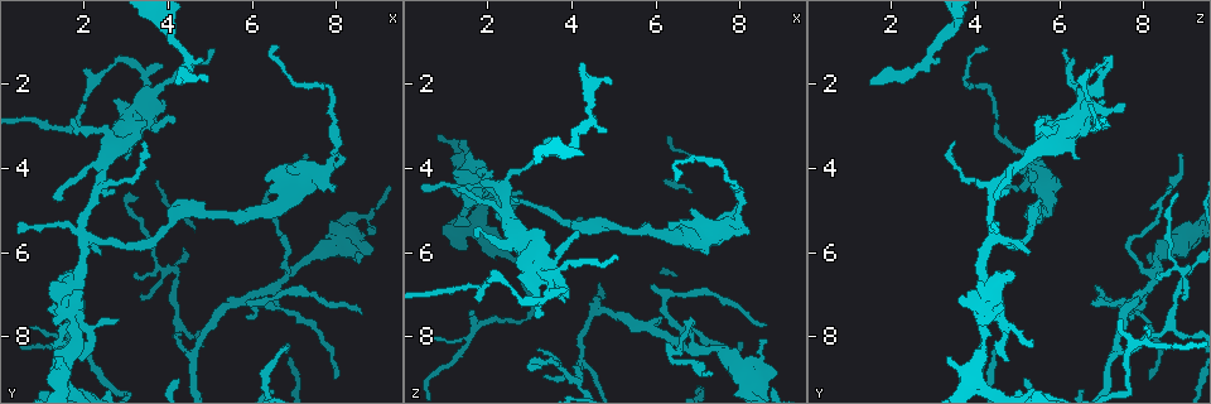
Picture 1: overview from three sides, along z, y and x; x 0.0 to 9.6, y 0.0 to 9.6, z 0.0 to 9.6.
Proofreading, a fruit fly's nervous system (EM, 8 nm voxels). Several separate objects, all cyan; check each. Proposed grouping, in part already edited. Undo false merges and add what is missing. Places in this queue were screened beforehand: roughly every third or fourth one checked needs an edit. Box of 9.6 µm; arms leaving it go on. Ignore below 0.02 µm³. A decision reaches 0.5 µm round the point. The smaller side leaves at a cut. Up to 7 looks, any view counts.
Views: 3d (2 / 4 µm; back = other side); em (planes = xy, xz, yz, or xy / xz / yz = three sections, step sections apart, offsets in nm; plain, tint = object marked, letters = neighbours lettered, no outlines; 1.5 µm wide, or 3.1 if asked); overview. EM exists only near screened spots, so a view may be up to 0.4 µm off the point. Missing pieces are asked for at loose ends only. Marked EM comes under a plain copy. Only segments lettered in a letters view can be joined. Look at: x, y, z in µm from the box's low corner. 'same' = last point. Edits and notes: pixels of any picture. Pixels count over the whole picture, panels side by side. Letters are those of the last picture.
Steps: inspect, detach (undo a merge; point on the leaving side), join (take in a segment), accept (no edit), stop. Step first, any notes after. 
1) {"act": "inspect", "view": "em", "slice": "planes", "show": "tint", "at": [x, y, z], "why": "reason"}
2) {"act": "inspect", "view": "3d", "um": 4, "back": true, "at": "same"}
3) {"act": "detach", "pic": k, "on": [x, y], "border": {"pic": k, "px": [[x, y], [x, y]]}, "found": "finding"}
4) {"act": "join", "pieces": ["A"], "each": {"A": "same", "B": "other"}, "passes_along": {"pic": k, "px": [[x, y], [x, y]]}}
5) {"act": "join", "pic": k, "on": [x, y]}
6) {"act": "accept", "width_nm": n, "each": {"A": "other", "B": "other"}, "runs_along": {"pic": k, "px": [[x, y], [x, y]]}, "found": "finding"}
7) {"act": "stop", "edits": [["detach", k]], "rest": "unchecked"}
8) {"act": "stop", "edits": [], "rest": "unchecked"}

{"act": "inspect", "view": "3d", "um": 2, "at": [3.00, 1.45, 7.20], "why": "abrupt turn"}

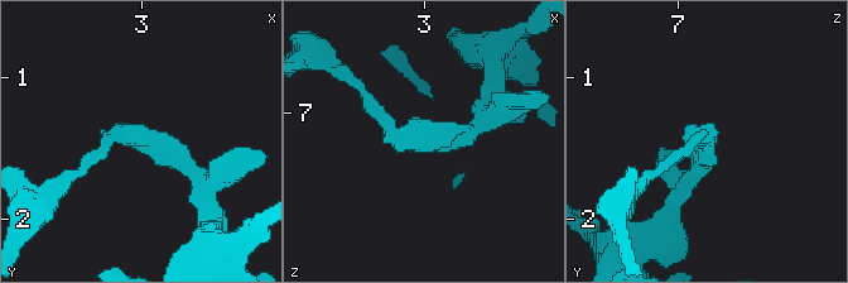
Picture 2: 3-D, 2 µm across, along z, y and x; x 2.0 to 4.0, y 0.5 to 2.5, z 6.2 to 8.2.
{"act": "inspect", "view": "em", "slice": "planes", "show": "letters", "at": [2.94, 1.42, 7.16]}

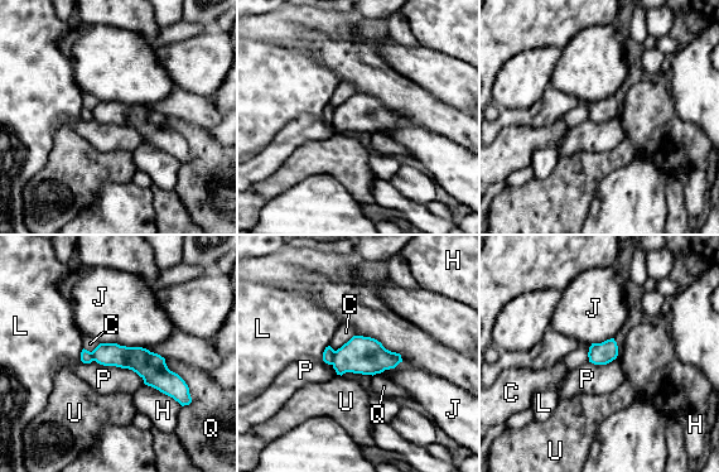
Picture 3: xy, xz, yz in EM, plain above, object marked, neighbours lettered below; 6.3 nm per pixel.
{"act": "detach", "pic": 3, "on": [328, 354], "each": {"C": "other", "H": "other", "J": "other", "L": "other", "P": "other", "Q": "other", "U": "other"}, "border": {"pic": 3, "px": [[336, 351], [332, 364]]}, "found": "a second neuron is stuck on"}

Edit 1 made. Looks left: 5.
{"act": "inspect", "view": "overview", "why": "see it whole again"}

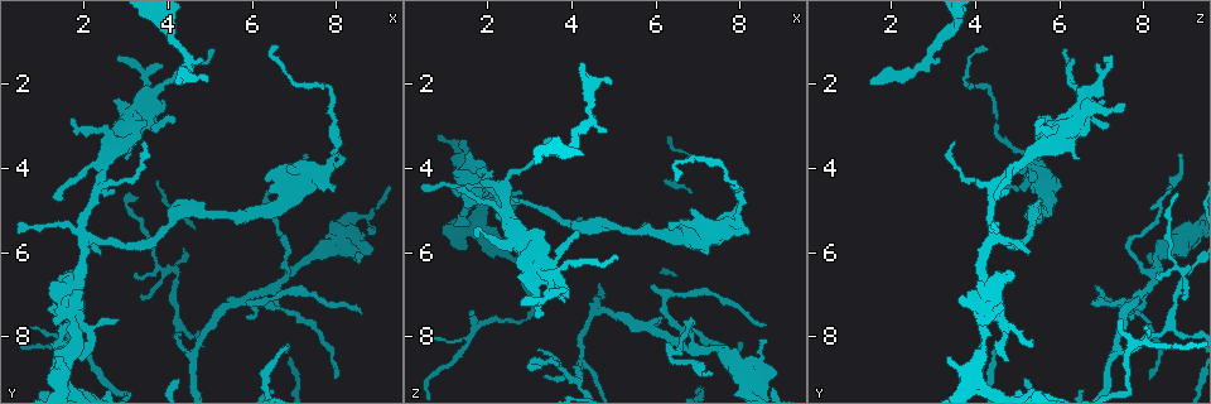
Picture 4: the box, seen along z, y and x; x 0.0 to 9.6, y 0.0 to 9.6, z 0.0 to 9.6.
{"act": "inspect", "view": "3d", "um": 4, "at": [1.20, 8.25, 5.35], "why": "an open end"}

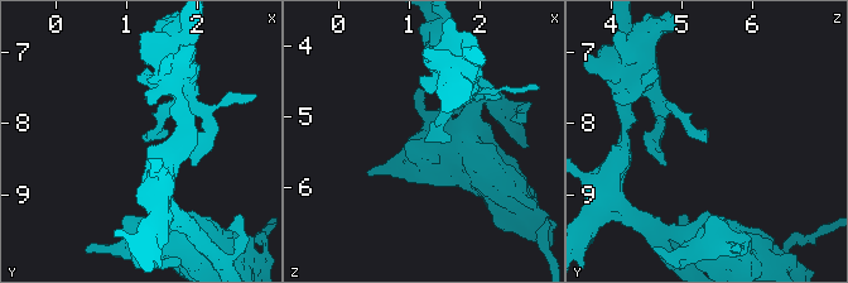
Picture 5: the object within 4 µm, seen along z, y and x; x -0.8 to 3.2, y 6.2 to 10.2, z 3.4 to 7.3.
{"act": "inspect", "view": "em", "slice": "planes", "show": "letters", "at": [1.20, 8.20, 5.40], "why": "now the EM"}

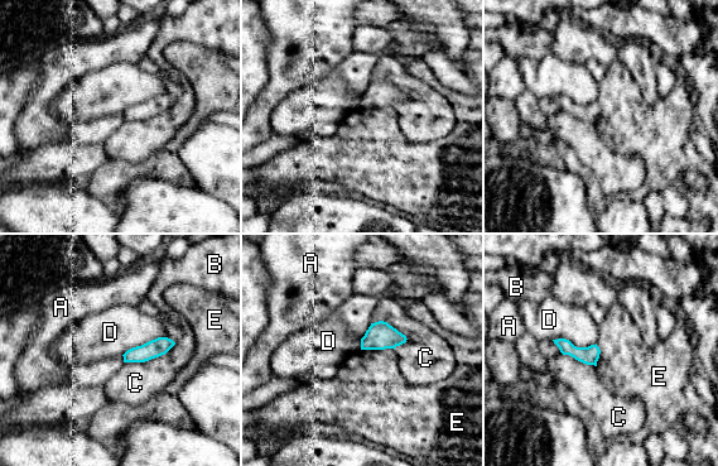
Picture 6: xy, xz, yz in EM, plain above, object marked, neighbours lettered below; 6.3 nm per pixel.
{"act": "accept", "longest_contact_nm": ["C", 360], "each": {"A": "other", "B": "other", "C": "other", "D": "other", "E": "other"}, "border": {"pic": 6, "px": [[394, 349], [361, 350]]}, "found": "none of them fits"}

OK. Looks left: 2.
{"act": "inspect", "view": "em", "slice": "xy", "step": 8, "show": "tint", "at": [8.00, 9.00, 8.20], "why": "thin end"}

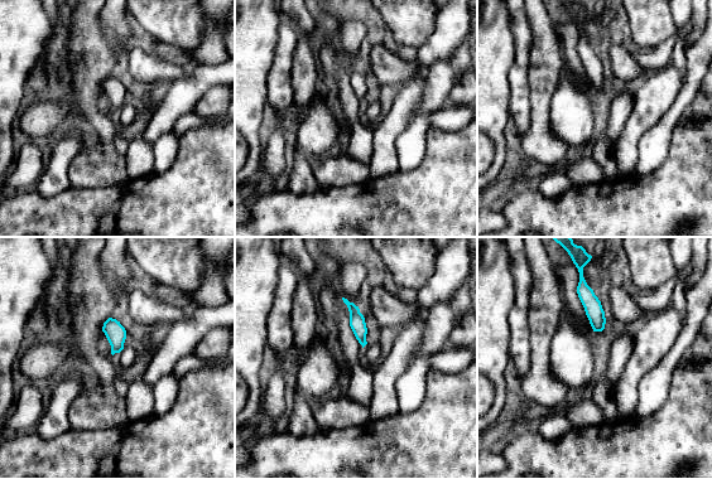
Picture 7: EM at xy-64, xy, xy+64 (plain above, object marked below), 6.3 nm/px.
{"act": "inspect", "view": "em", "slice": "xy", "step": 8, "show": "letters", "at": "same", "why": "see the neighbours"}

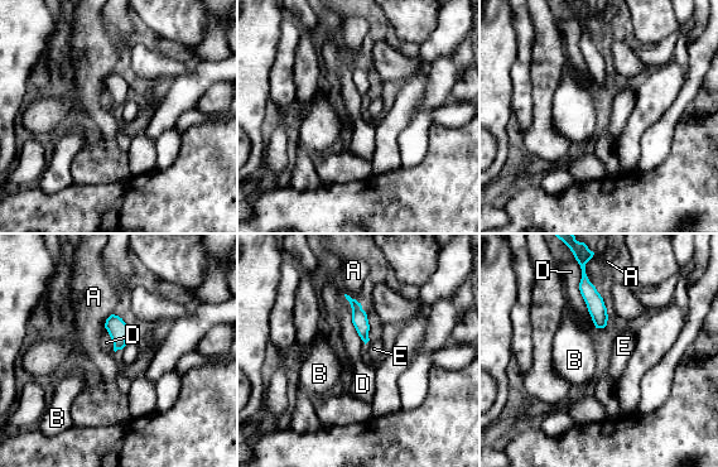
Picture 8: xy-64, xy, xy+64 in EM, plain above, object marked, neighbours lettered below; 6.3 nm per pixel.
{"act": "accept", "longest_contact_nm": ["D", 340], "each": {"A": "other", "B": "other", "D": "other", "E": "other"}, "border": {"pic": 8, "px": [[581, 271], [579, 293], [593, 322]]}, "found": "no lettered segment goes on from it"}

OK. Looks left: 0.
{"act": "stop", "edits": [["detach", 3]], "rest": "unchecked"}

